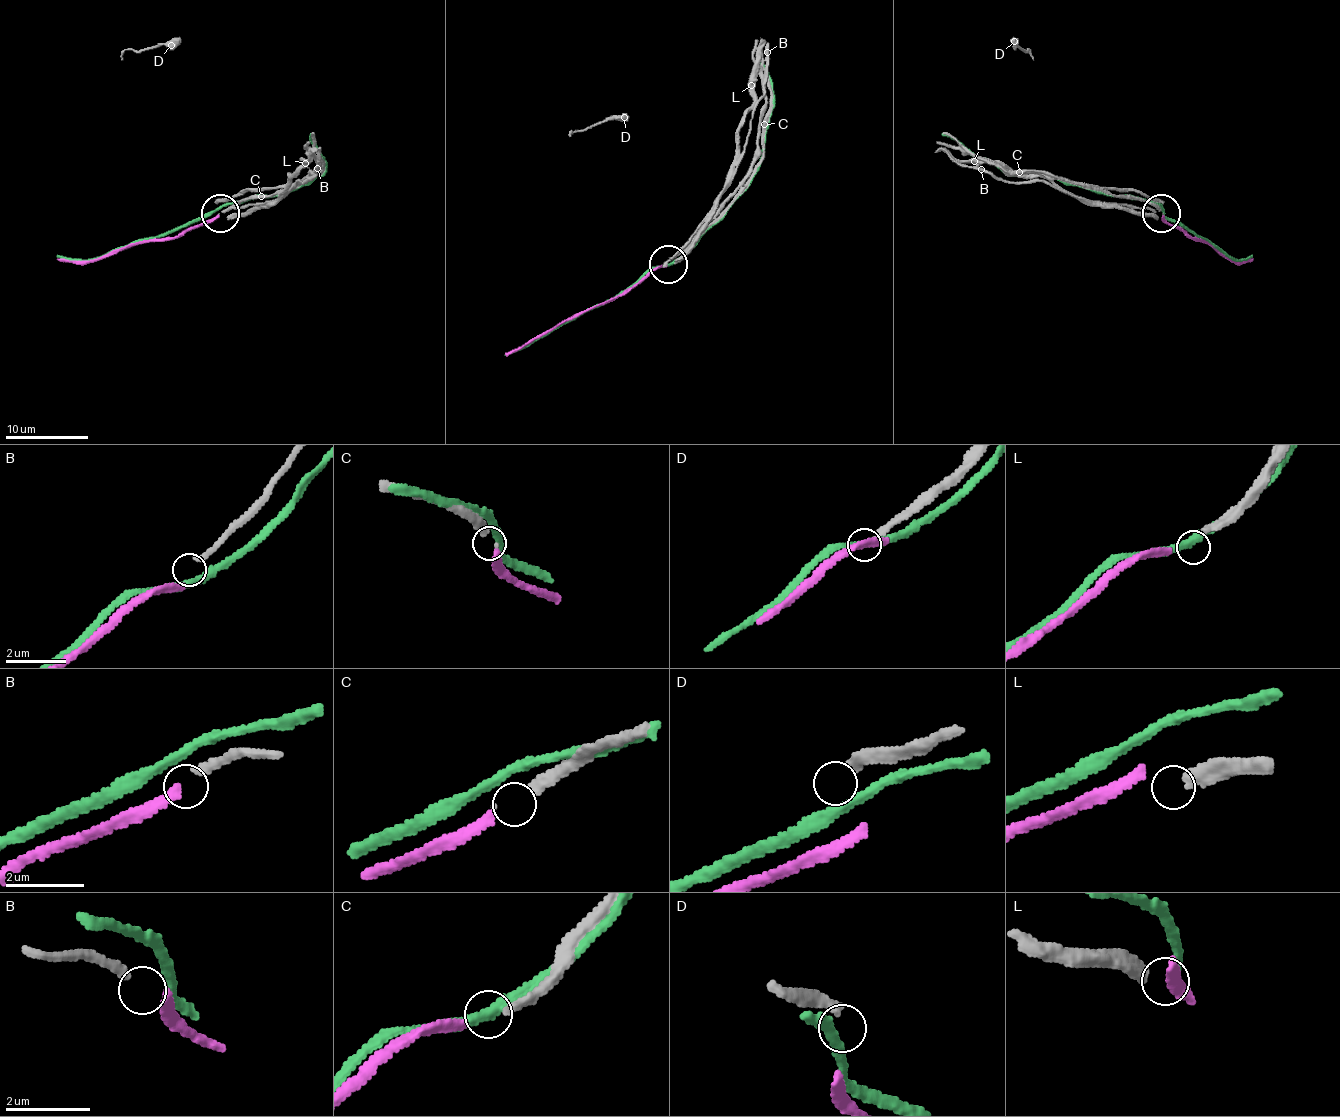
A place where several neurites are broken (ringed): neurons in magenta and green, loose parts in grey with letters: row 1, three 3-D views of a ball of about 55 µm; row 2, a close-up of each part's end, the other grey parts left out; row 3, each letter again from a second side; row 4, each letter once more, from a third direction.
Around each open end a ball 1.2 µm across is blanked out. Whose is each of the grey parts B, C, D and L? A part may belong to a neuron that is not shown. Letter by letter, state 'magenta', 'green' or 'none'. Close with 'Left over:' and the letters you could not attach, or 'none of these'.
B: none
C: magenta
D: none
L: none
Left over: B, D, L

